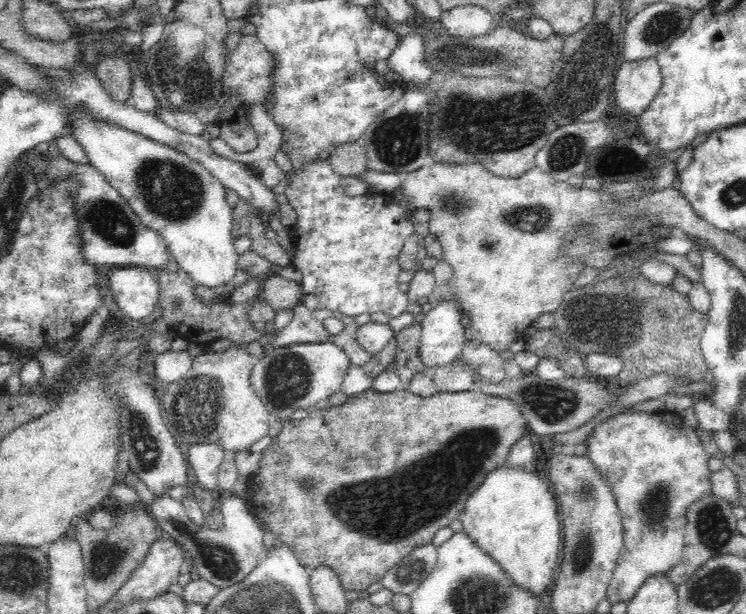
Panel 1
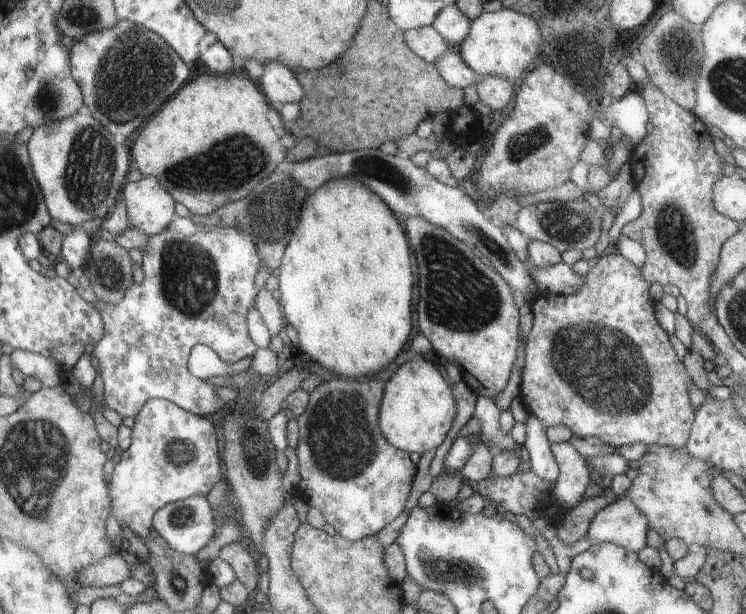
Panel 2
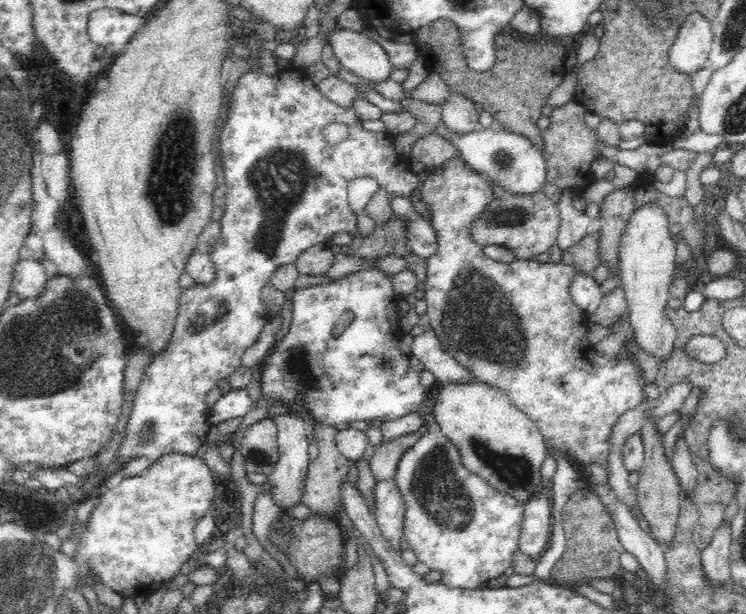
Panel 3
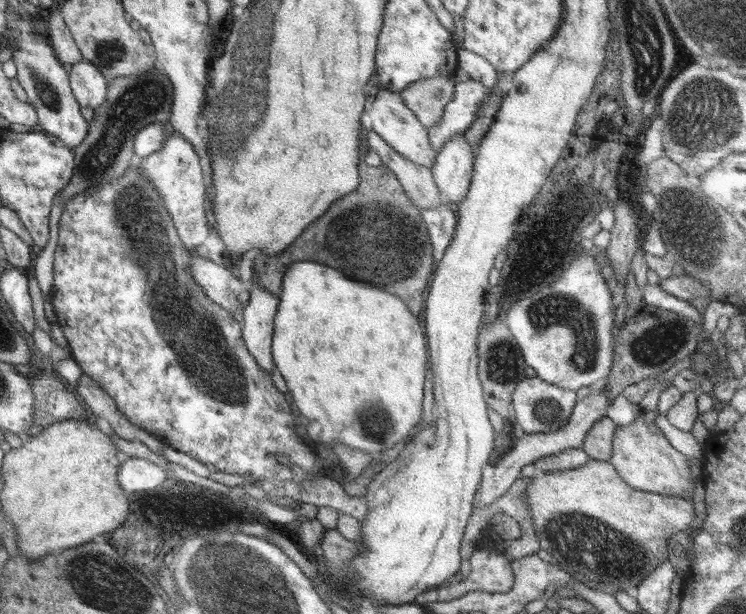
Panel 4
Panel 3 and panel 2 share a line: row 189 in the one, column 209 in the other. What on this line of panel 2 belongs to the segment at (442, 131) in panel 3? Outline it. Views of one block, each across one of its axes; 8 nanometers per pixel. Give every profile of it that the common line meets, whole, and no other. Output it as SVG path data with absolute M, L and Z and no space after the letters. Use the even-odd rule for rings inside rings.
M191 496L188 499L167 504L153 518L153 530L176 552L183 555L194 555L201 551L217 532L216 510L208 503L205 496Z

